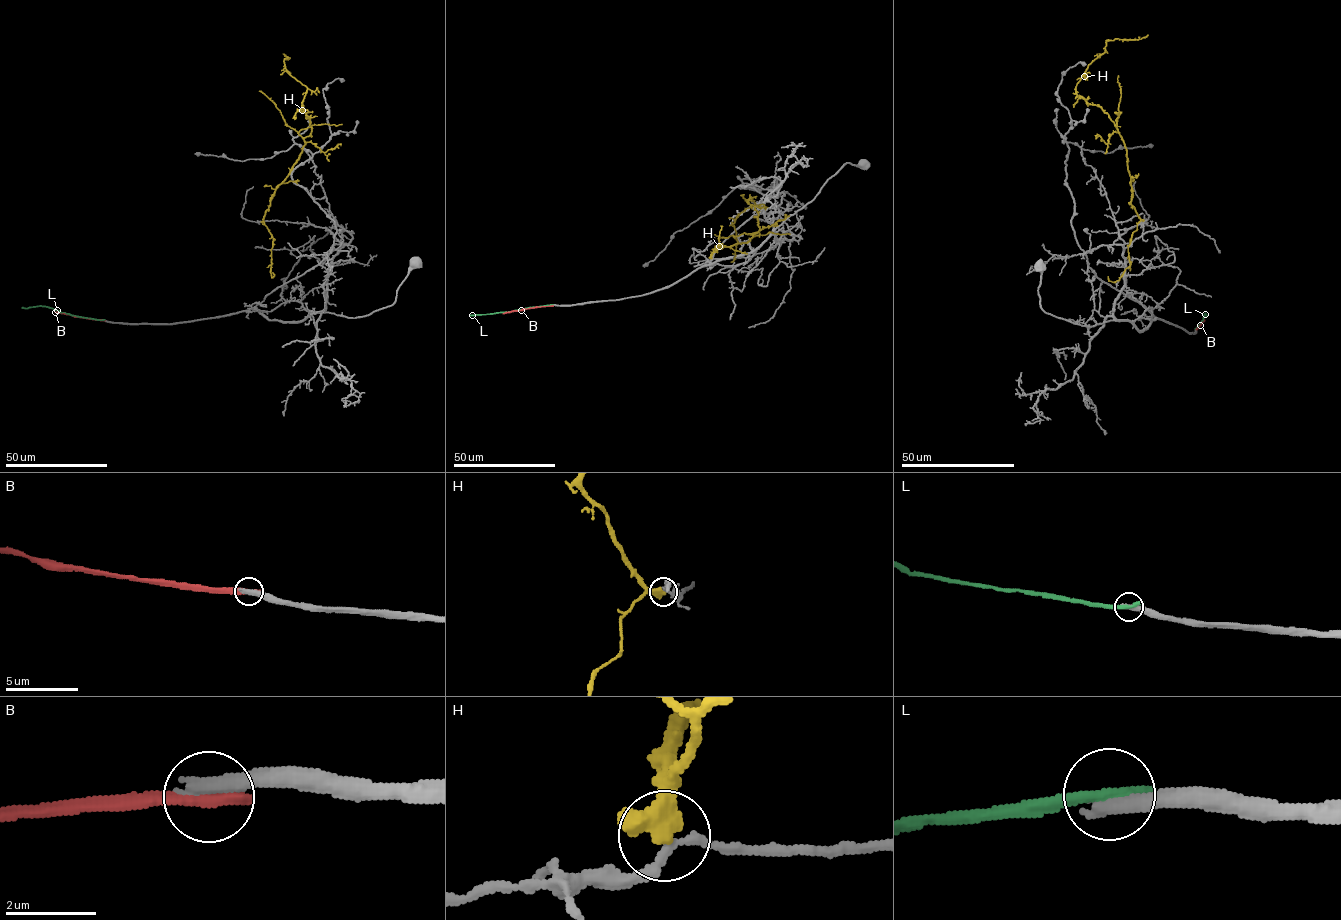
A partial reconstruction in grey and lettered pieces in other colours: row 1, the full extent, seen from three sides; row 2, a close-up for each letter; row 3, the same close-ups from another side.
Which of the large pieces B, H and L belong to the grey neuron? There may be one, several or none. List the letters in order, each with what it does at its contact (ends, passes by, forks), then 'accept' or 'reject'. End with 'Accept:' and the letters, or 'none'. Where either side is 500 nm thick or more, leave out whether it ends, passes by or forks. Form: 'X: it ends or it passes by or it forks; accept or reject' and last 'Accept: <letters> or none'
B: it ends; reject
H: reject
L: it ends; reject
Accept: none

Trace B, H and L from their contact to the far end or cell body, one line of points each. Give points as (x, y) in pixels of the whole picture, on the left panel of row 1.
B: (103, 320), (55, 312)
H: (263, 221), (275, 189), (311, 128), (300, 110), (307, 88), (286, 69), (284, 60), (289, 58), (283, 54)
L: (102, 320), (77, 317), (45, 306), (22, 307)

